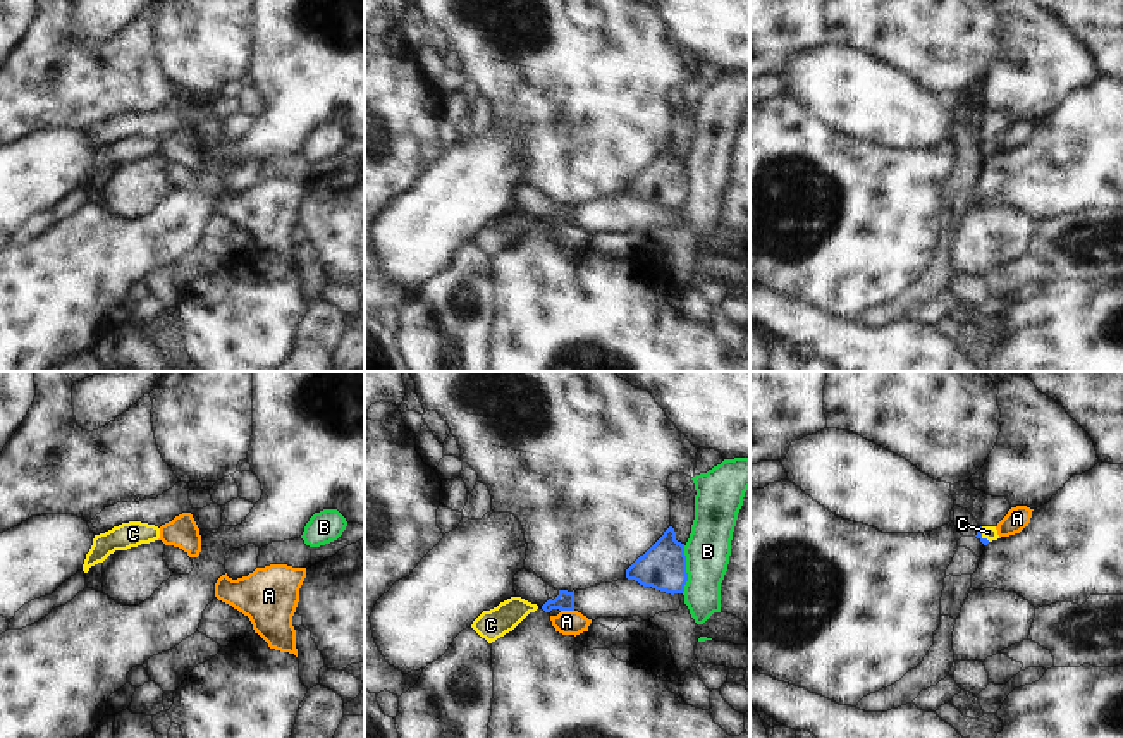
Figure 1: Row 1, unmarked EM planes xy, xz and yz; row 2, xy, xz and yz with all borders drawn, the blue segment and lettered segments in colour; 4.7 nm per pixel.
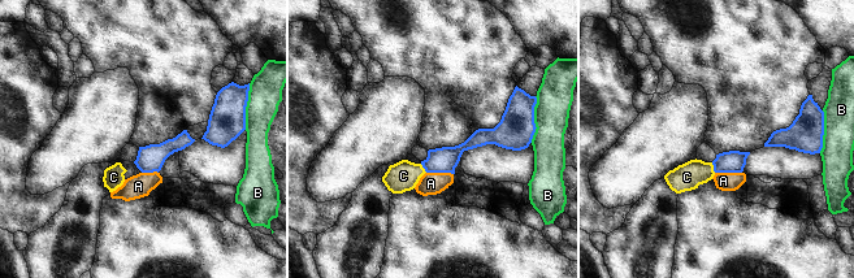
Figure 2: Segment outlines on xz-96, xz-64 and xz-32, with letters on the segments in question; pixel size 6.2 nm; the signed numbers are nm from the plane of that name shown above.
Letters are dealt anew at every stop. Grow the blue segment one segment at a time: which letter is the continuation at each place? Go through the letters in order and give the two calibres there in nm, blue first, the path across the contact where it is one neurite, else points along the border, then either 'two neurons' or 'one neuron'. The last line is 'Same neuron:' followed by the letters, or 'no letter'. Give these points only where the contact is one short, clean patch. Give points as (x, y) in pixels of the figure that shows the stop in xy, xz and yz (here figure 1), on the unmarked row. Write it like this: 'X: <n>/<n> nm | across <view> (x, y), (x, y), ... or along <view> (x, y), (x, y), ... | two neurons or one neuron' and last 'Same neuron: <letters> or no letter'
A: 90/110 nm | two neurons
B: 220/220 nm | two neurons
C: 30/60 nm | across yz (979, 147), (981, 150), (987, 147) | one neuron
Same neuron: C

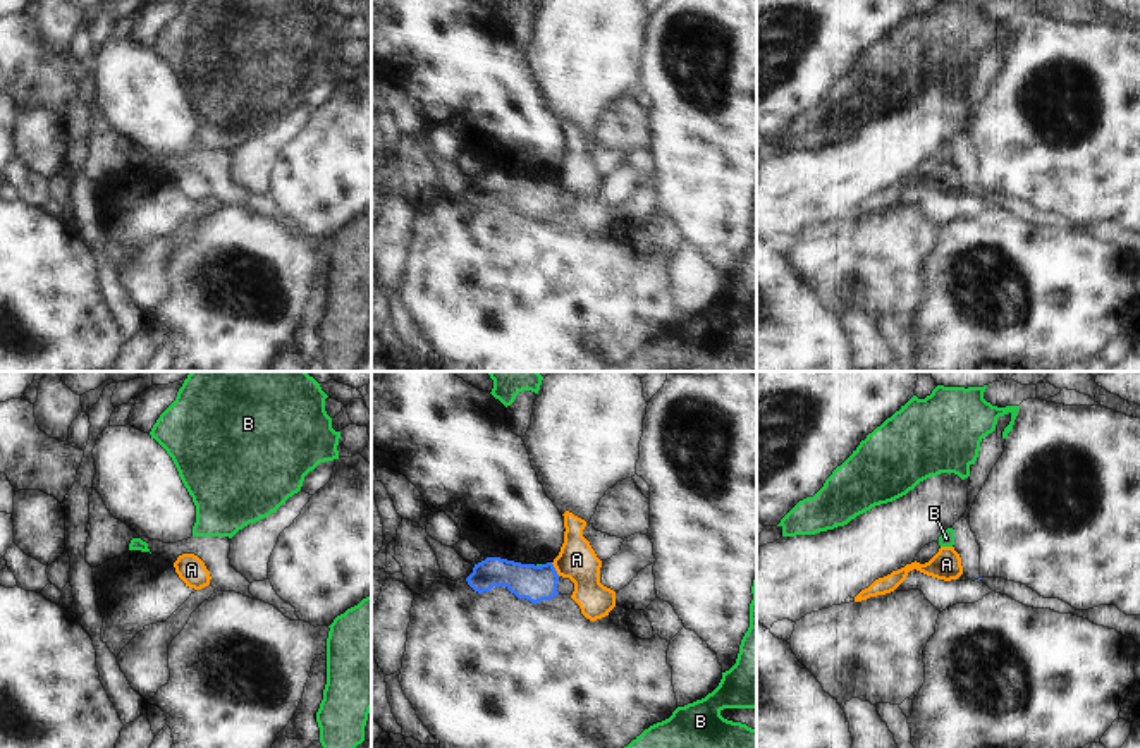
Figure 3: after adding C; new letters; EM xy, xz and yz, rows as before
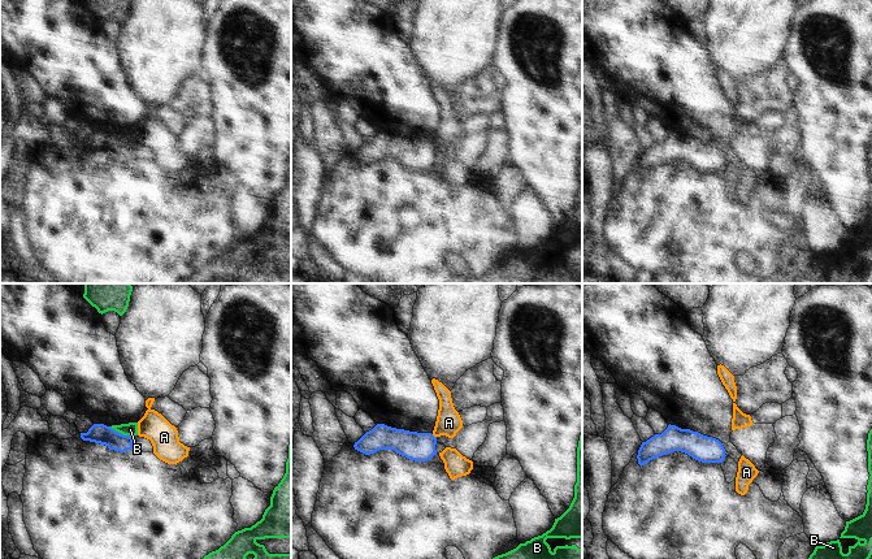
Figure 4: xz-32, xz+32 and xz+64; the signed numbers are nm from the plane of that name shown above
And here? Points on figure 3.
A: 170/180 nm | along xz (551, 177), (559, 190) | two neurons
B: 170/20 nm | along xz (542, 179), (537, 181) | two neurons
Same neuron: no letter

